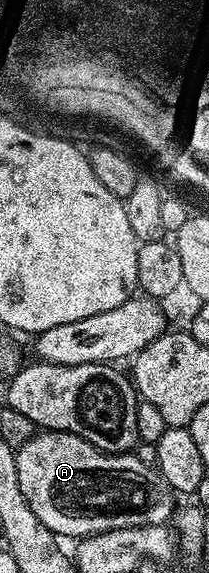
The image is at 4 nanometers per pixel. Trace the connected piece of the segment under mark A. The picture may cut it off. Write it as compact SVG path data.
M44 429L33 435L16 451L16 464L18 485L22 485L34 517L57 537L164 525L174 513L173 492L135 453L108 455L65 431Z

